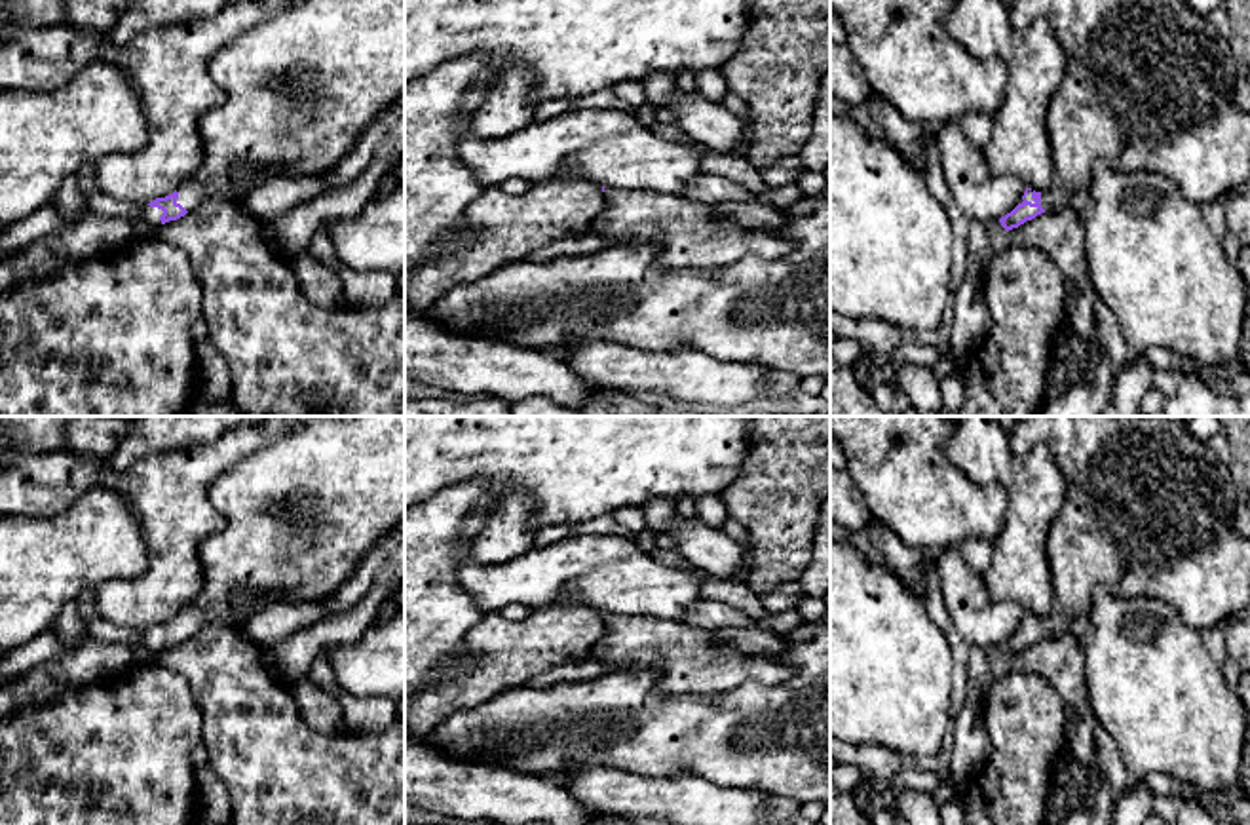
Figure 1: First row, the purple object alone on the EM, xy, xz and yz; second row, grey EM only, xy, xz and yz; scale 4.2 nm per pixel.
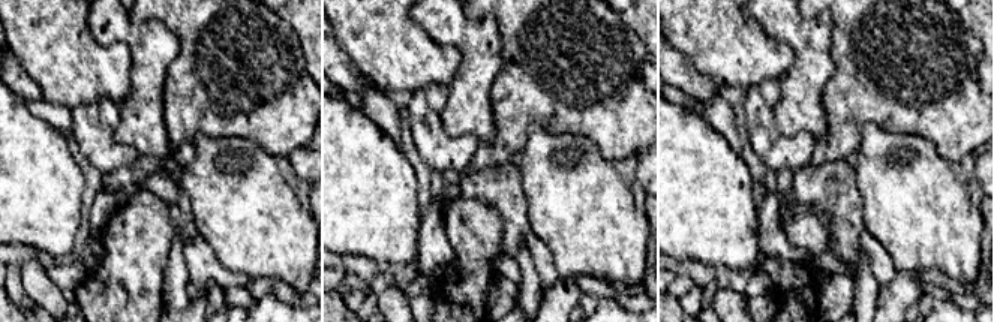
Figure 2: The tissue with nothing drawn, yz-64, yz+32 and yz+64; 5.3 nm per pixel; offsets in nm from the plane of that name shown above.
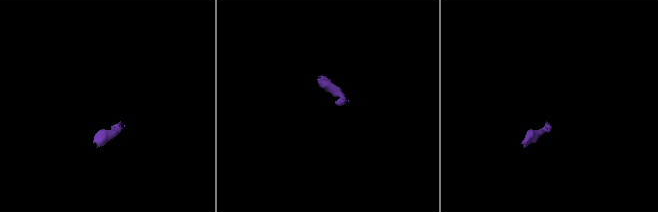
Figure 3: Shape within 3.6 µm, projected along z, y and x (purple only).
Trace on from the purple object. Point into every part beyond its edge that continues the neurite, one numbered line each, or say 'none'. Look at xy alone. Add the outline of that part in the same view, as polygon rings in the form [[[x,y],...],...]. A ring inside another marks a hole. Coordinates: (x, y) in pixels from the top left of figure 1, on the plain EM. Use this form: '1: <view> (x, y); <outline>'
1: xy (301, 514); [[[135,416],[104,466],[122,471],[144,456],[270,418],[293,426],[209,487],[224,528],[199,544],[203,587],[177,616],[177,629],[186,637],[201,625],[228,624],[237,589],[283,597],[291,604],[332,597],[374,544],[405,521],[405,416]]]
2: xy (152, 641); [[[144,631],[144,633],[142,633],[142,639],[144,639],[144,648],[146,648],[152,656],[158,656],[158,654],[161,652],[161,646],[160,646],[160,643],[163,641],[161,635]]]

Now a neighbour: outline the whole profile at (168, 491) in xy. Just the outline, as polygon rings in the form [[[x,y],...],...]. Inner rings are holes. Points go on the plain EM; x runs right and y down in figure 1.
[[[283,418],[239,426],[217,439],[144,456],[122,471],[106,468],[104,458],[82,458],[65,449],[19,452],[0,464],[0,515],[55,517],[95,487],[123,494],[141,521],[148,568],[142,576],[95,587],[95,606],[99,618],[116,627],[144,633],[179,616],[203,587],[199,544],[224,528],[224,517],[211,504],[209,487],[220,473],[281,437],[291,426]]]

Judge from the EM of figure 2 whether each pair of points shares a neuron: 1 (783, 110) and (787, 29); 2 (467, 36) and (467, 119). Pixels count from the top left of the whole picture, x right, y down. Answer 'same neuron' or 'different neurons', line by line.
1: same neuron
2: same neuron

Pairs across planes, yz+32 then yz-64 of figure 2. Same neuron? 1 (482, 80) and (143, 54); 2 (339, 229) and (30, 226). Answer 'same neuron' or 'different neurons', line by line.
1: same neuron
2: same neuron

